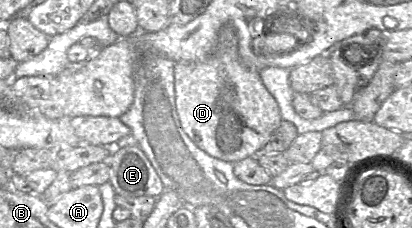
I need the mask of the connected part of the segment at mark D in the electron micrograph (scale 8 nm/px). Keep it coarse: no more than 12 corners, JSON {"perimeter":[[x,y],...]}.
{"perimeter":[[231,25],[206,60],[175,64],[177,114],[236,163],[282,121]]}

